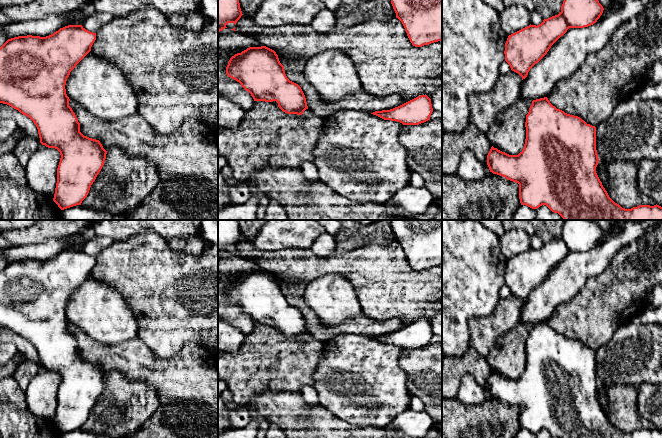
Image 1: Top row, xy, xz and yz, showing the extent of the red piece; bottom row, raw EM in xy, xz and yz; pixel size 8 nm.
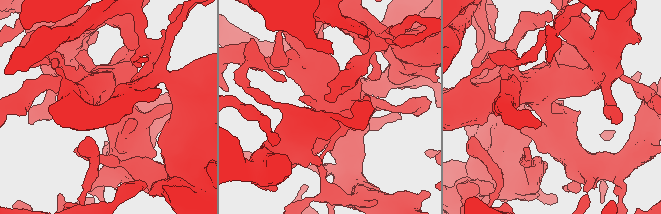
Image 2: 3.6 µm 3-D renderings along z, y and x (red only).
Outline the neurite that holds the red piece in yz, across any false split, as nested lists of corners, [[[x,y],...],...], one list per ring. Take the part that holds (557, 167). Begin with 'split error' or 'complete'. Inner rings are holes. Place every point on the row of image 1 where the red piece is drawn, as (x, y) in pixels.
complete | [[[544,97],[532,101],[526,115],[525,127],[525,144],[518,155],[509,155],[493,146],[487,155],[490,172],[519,184],[521,205],[532,209],[546,205],[552,212],[558,213],[563,220],[662,220],[662,207],[657,204],[625,209],[609,197],[596,173],[599,158],[596,150],[595,126],[587,124],[578,116],[557,109],[547,97]]]

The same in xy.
complete | [[[68,25],[46,37],[14,37],[0,47],[0,103],[29,117],[38,129],[40,143],[60,152],[53,201],[61,210],[81,205],[106,159],[100,141],[80,132],[65,89],[70,72],[91,51],[95,40],[96,33],[82,25]]]

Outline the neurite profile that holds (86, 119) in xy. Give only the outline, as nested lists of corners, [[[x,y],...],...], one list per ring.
[[[72,100],[69,106],[84,136],[99,140],[107,152],[111,148],[120,148],[129,156],[144,157],[157,168],[160,178],[158,185],[137,207],[124,213],[128,220],[218,220],[218,130],[214,126],[188,118],[177,131],[162,135],[137,113],[120,120],[107,121],[98,119]]]

